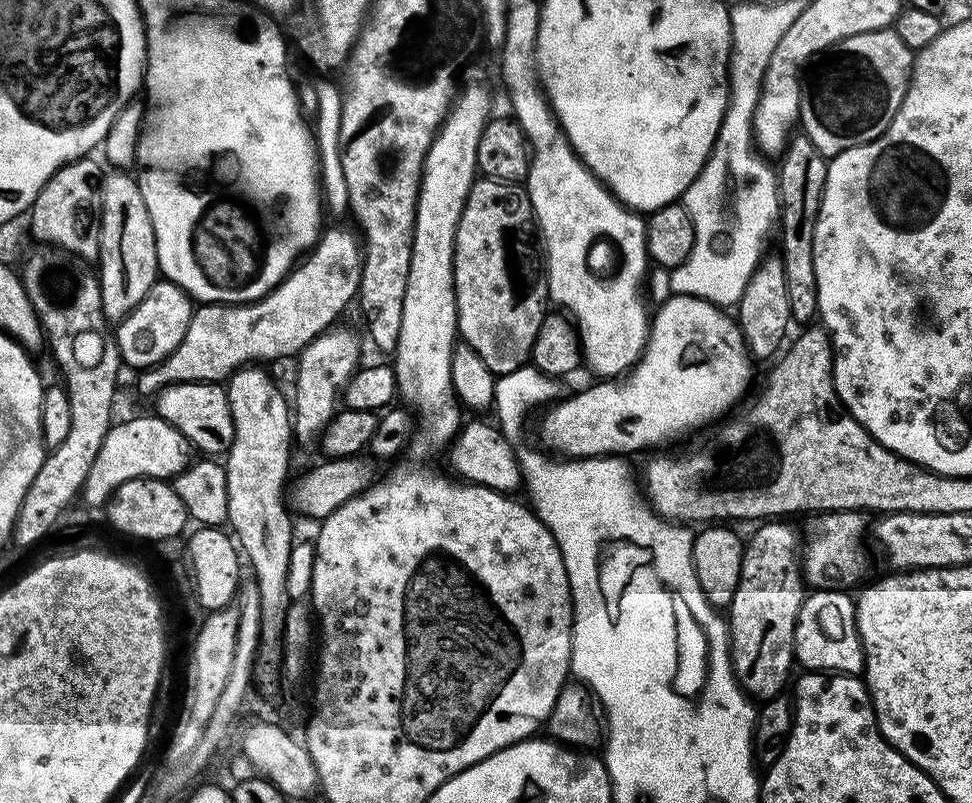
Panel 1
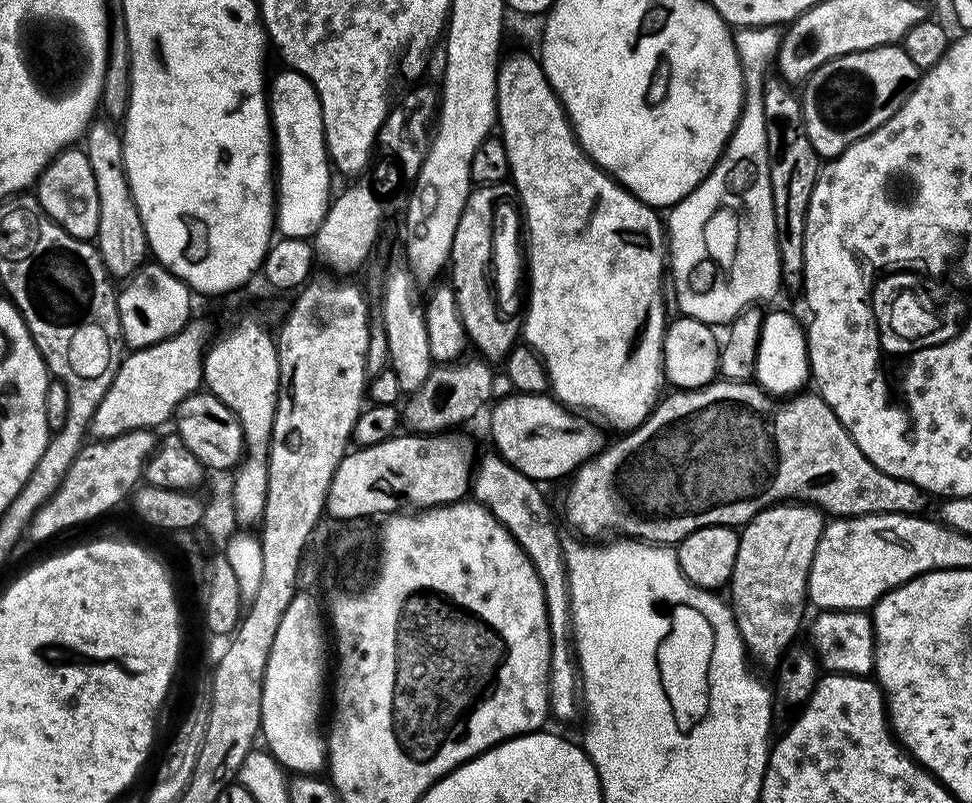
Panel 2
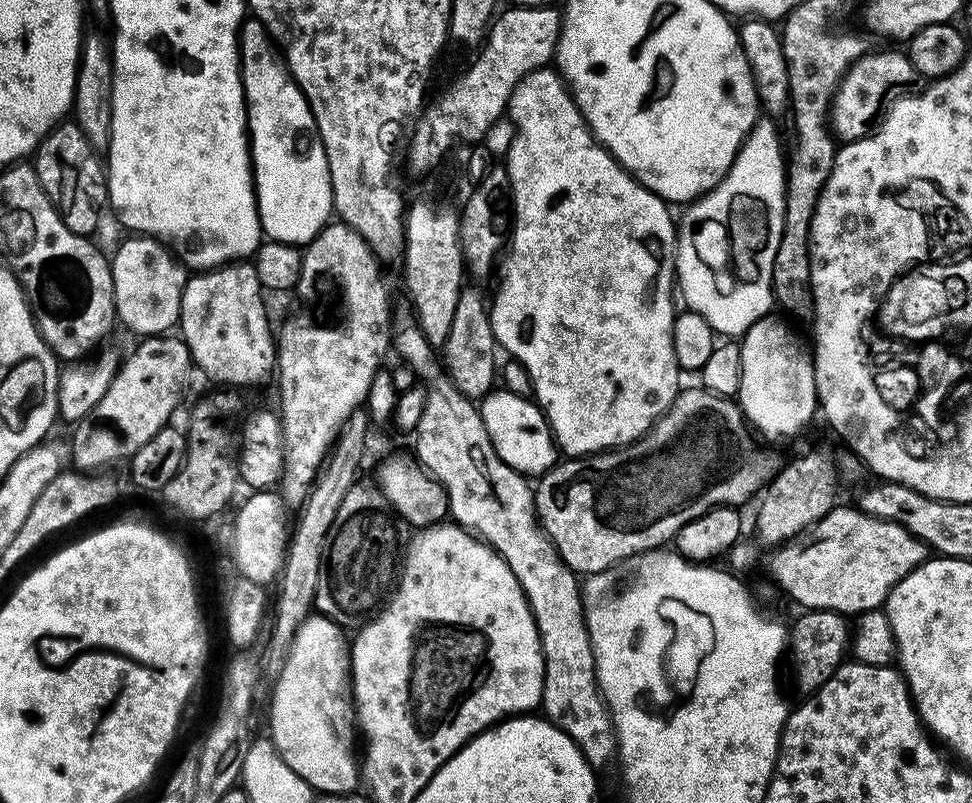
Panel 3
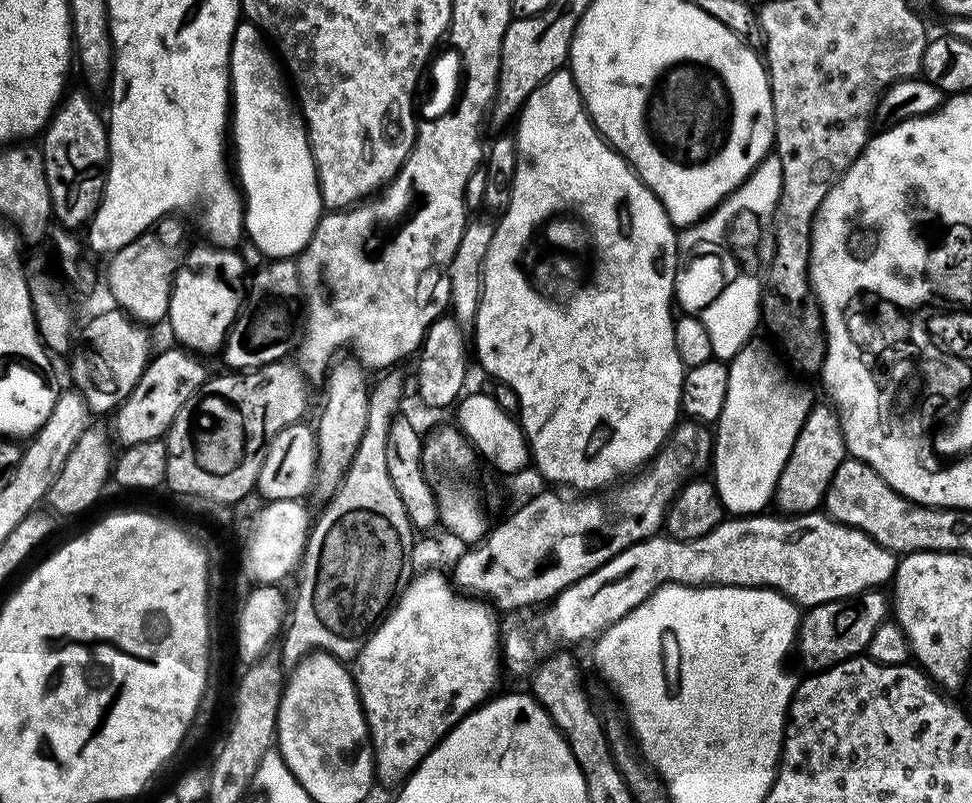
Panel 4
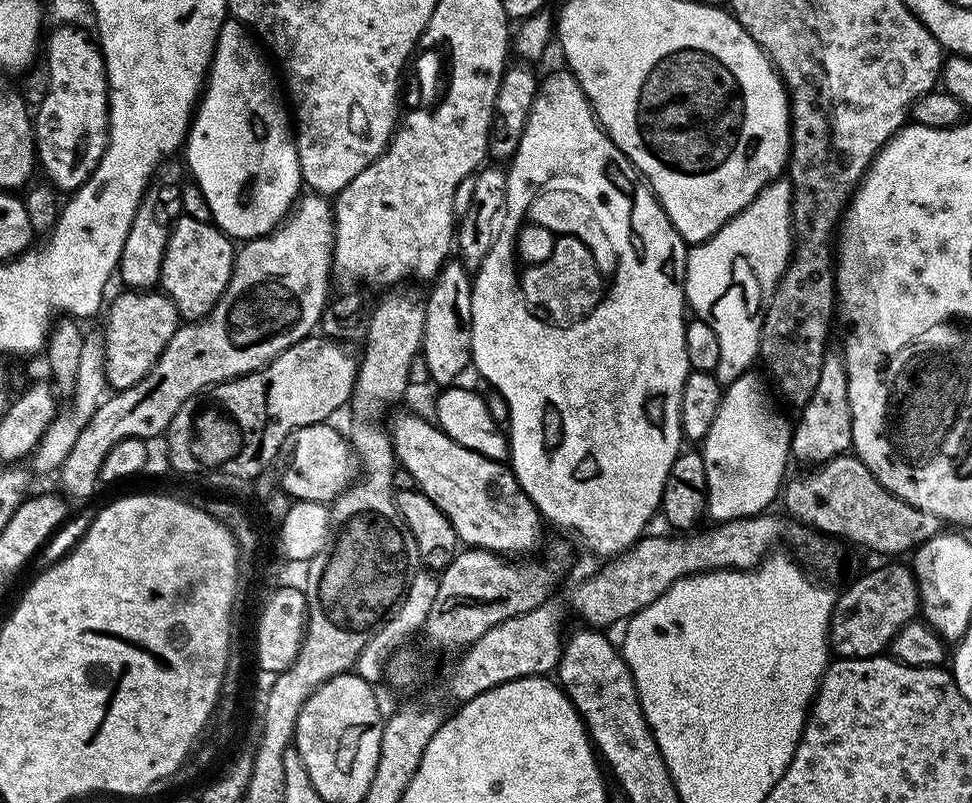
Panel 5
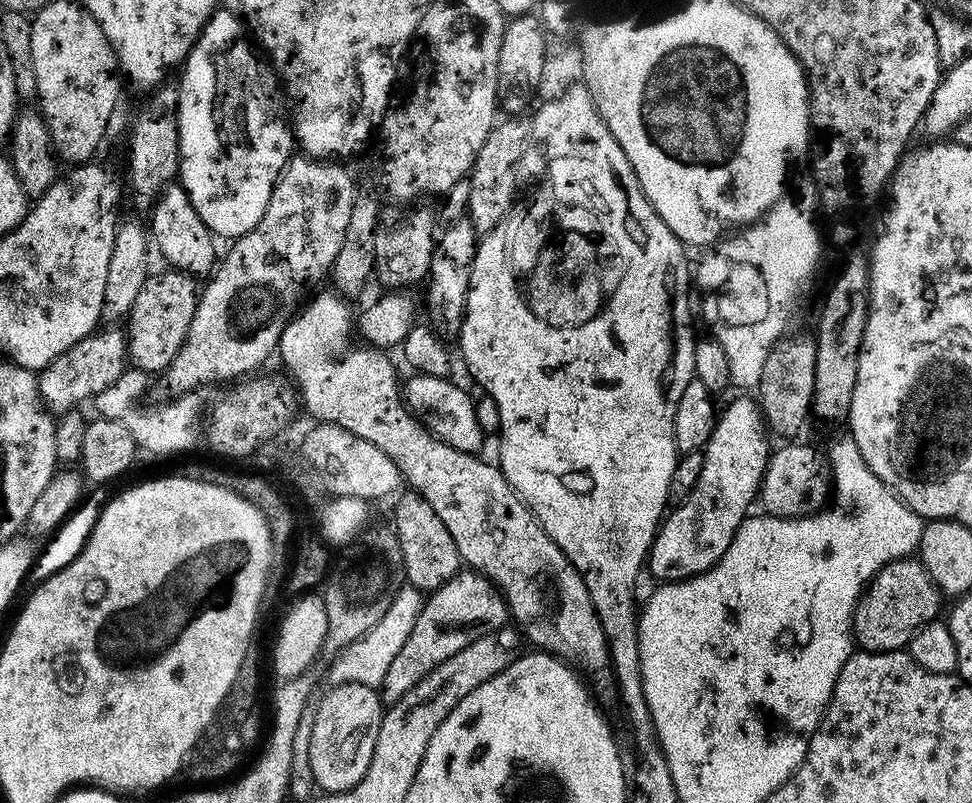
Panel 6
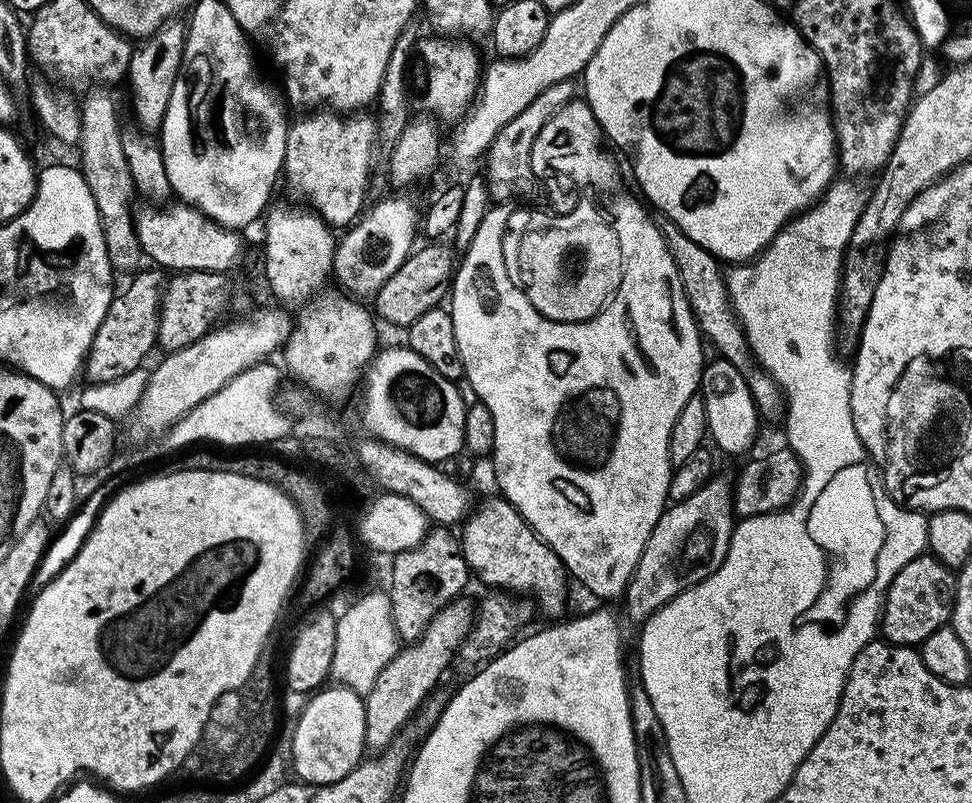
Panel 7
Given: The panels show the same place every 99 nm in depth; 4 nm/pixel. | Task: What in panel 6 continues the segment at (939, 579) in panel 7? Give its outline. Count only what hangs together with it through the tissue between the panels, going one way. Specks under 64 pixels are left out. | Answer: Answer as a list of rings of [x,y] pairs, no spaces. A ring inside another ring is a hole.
[[[916,558],[895,560],[878,570],[856,602],[852,639],[865,652],[898,652],[907,649],[917,631],[941,614],[940,587]]]

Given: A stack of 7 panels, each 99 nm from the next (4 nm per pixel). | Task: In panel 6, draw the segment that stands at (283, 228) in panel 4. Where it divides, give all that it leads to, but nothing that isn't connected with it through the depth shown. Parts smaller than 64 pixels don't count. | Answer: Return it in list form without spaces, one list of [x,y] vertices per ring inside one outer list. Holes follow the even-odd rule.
[[[227,10],[213,12],[200,31],[196,44],[184,60],[178,83],[180,106],[180,171],[179,183],[198,218],[217,237],[235,238],[254,230],[266,214],[266,206],[284,167],[294,155],[294,133],[286,111],[286,96],[269,61],[256,57],[253,41],[239,16]]]

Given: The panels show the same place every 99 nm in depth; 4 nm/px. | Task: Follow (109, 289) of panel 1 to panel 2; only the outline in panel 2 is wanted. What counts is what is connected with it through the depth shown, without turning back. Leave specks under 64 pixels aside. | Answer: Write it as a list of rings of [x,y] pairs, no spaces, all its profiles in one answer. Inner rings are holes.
[[[104,118],[93,119],[82,137],[82,151],[86,158],[90,158],[90,170],[94,170],[94,186],[98,186],[98,230],[94,237],[96,248],[109,276],[133,276],[141,264],[149,259],[150,249],[144,223],[124,173],[124,141],[117,125]]]

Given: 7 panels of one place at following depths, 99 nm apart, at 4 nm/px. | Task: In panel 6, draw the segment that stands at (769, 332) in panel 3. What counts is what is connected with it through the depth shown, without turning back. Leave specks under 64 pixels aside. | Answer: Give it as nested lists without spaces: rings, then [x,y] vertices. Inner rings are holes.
[[[755,399],[736,400],[728,409],[719,413],[715,426],[708,439],[704,453],[704,465],[700,471],[698,482],[692,491],[679,501],[676,509],[665,515],[659,532],[652,540],[652,551],[647,555],[646,568],[657,576],[660,582],[675,582],[677,580],[691,580],[693,576],[702,576],[726,554],[734,534],[740,523],[749,515],[748,507],[754,504],[760,491],[760,483],[768,465],[770,447],[769,437],[766,435],[764,416],[760,412],[760,405]]]

